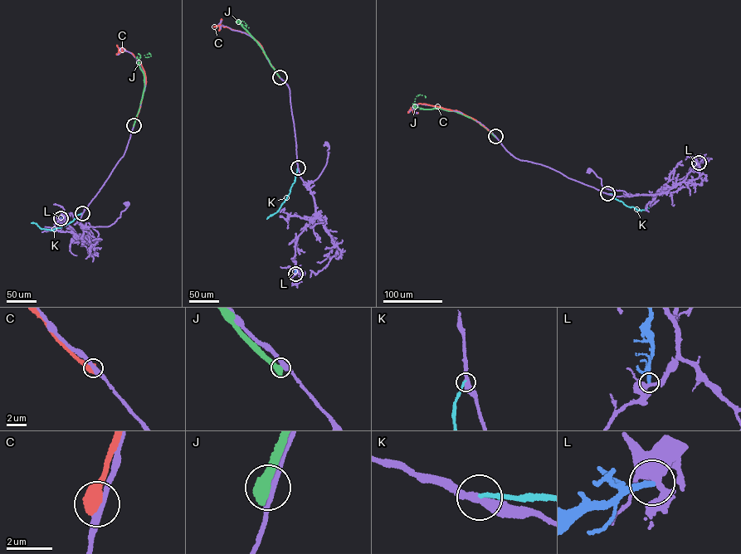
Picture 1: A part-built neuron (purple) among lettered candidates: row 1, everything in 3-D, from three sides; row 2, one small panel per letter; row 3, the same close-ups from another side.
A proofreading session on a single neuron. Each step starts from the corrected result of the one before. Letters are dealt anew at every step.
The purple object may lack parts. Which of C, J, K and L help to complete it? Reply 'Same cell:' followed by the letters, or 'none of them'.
Same cell: K

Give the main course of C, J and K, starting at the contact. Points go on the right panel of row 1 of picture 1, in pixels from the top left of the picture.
C: (494, 136), (475, 120), (456, 110), (420, 104), (411, 108), (412, 111), (418, 113)
J: (495, 137), (476, 120), (460, 113), (439, 108), (420, 109), (413, 104), (416, 96), (425, 97)
K: (607, 193), (636, 210), (649, 208)

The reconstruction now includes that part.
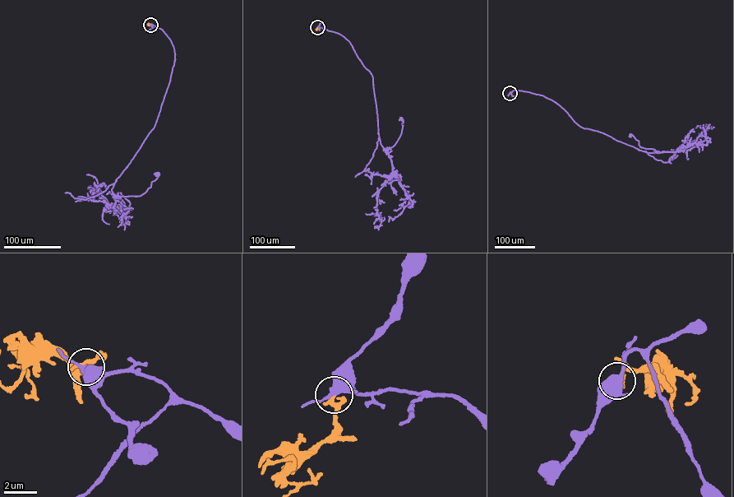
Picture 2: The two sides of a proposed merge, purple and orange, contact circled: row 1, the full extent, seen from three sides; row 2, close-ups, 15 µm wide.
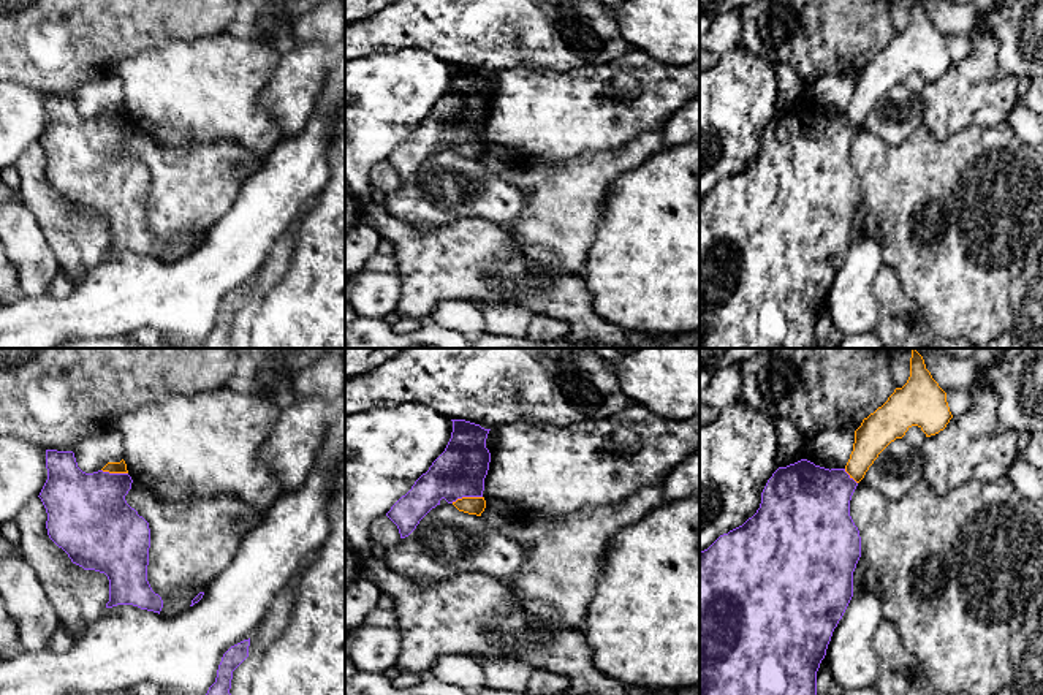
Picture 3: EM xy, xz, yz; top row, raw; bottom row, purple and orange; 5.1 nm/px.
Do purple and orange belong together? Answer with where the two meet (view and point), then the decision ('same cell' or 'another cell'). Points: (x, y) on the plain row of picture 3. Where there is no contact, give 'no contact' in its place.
xz (466, 141) | another cell

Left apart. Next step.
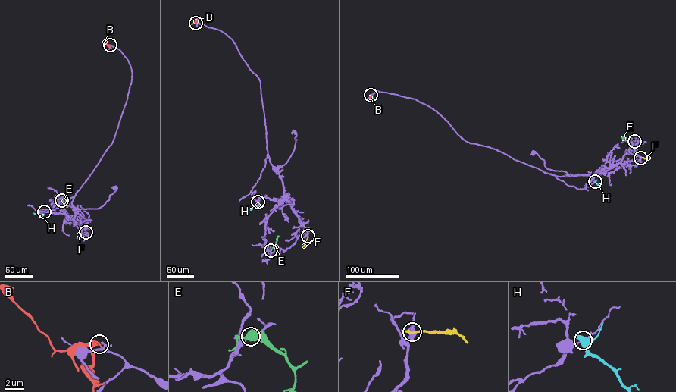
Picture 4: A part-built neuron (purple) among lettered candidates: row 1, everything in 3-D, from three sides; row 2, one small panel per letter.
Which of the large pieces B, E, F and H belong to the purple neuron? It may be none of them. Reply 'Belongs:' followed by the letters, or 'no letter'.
Belongs: no letter

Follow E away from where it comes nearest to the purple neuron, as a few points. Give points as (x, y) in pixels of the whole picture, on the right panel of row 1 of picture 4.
E: (634, 141), (623, 138)

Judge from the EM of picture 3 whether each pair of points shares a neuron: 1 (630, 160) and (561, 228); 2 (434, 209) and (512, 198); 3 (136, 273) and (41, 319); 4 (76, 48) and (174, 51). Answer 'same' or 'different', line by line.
1: same
2: same
3: same
4: different

